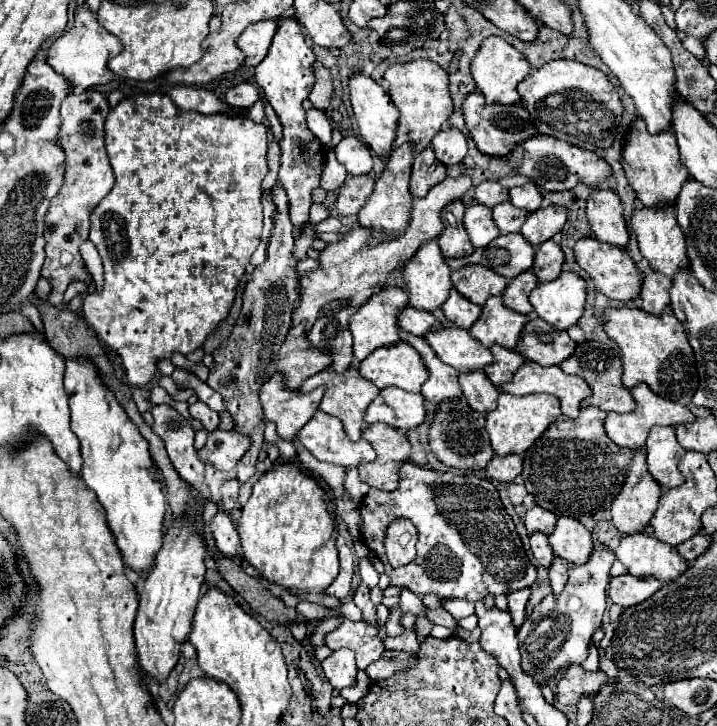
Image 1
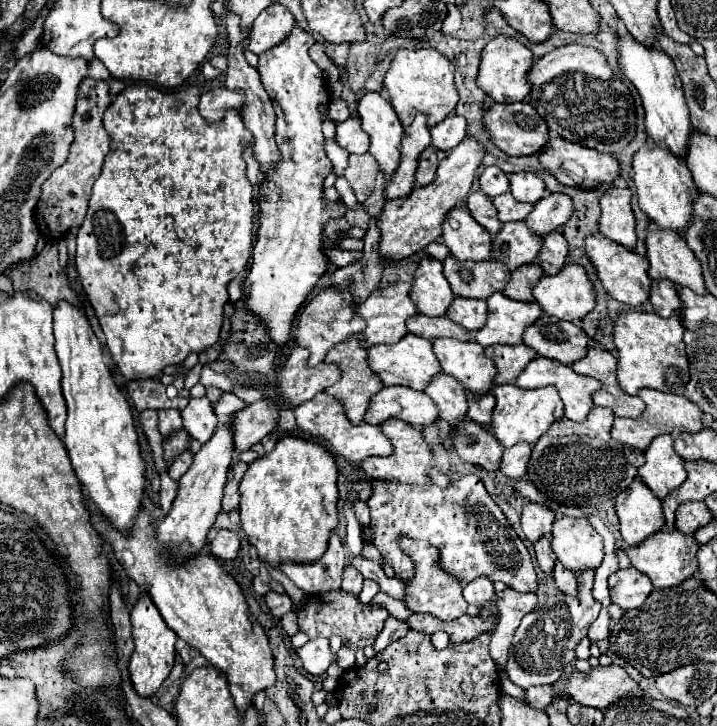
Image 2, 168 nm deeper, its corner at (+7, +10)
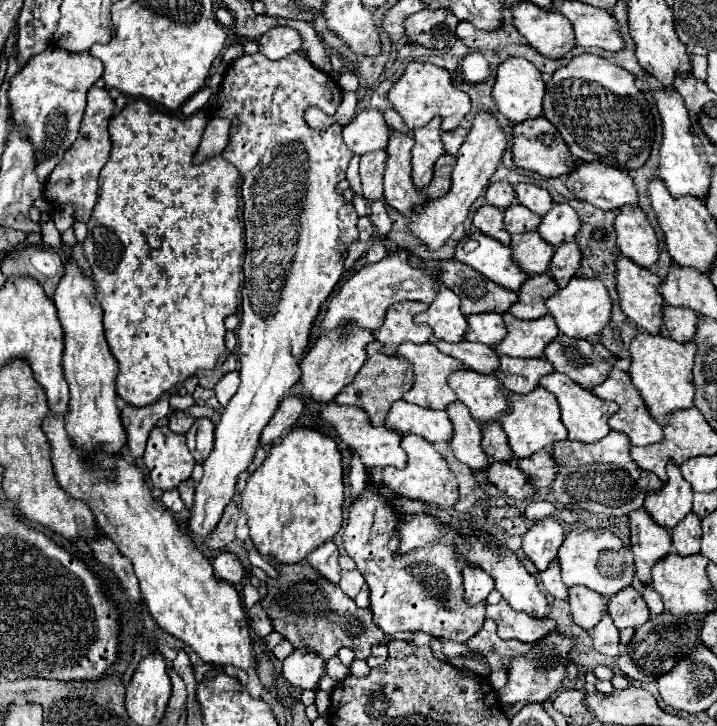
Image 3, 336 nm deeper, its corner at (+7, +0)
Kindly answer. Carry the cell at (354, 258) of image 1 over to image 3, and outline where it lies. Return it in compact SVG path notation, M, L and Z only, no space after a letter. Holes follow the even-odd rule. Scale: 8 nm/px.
M479 112L479 116L475 116L475 120L473 120L469 136L465 138L465 142L459 148L457 164L455 164L455 170L451 172L451 190L443 198L429 200L423 206L419 206L415 210L415 216L407 224L407 230L415 238L419 238L427 246L427 250L433 252L433 250L441 248L451 238L457 224L461 224L467 218L471 204L479 198L481 190L489 184L491 174L499 166L505 146L507 146L507 138L501 132L495 118L489 112Z

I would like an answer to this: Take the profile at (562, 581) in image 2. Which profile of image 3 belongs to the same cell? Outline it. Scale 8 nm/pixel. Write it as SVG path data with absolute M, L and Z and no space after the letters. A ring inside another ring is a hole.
M569 588L569 604L575 624L585 630L593 628L605 612L605 598L589 588Z

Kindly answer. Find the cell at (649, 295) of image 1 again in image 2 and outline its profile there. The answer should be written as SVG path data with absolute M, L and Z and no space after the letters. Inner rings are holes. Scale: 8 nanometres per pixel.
M659 280L653 284L651 288L651 298L649 302L653 304L653 312L663 316L663 318L669 318L671 314L677 314L681 310L681 298L679 298L679 292L675 288L675 284L667 282L667 280Z

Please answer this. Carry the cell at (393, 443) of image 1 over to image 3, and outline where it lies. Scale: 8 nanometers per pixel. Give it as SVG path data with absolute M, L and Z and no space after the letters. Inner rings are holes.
M415 434L403 436L401 448L407 454L407 466L401 468L401 470L383 468L381 484L387 486L389 490L393 490L397 496L403 496L403 498L409 498L409 500L419 500L419 502L449 510L457 502L459 496L457 496L455 474L447 468L443 456L433 448L433 444L429 444L427 440L423 440L421 436L415 436Z

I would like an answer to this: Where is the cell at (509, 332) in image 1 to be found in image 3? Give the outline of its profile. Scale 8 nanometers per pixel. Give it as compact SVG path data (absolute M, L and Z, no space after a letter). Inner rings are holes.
M509 312L503 314L503 322L507 328L507 336L493 346L499 356L515 356L515 358L541 358L543 348L559 334L555 328L555 320L551 316L541 316L537 320L517 320Z

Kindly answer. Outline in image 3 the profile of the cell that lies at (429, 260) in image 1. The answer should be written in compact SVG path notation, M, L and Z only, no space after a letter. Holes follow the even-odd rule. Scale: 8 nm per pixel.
M439 282L435 290L433 304L415 316L417 324L429 324L433 328L433 336L445 342L459 342L465 336L467 320L459 310L459 296L451 292L443 282Z

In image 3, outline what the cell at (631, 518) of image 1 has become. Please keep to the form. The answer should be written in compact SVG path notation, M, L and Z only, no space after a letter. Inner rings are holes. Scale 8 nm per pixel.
M637 508L629 514L629 530L631 530L631 552L635 558L635 578L641 582L651 582L649 572L651 564L655 560L663 558L671 550L671 536L669 530L655 524L653 518L649 518L645 508Z

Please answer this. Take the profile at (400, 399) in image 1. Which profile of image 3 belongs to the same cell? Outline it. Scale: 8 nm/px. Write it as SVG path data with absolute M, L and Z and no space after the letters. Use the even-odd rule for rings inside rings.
M397 400L385 420L385 428L399 434L419 434L429 442L447 442L451 438L451 422L445 410L431 410Z

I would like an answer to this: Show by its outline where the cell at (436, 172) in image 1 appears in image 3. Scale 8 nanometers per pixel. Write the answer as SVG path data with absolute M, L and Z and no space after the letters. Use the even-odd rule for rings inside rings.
M449 154L439 156L439 160L433 166L433 180L423 192L427 198L441 198L447 194L451 186L451 168L453 166L455 166L455 156L449 156Z

